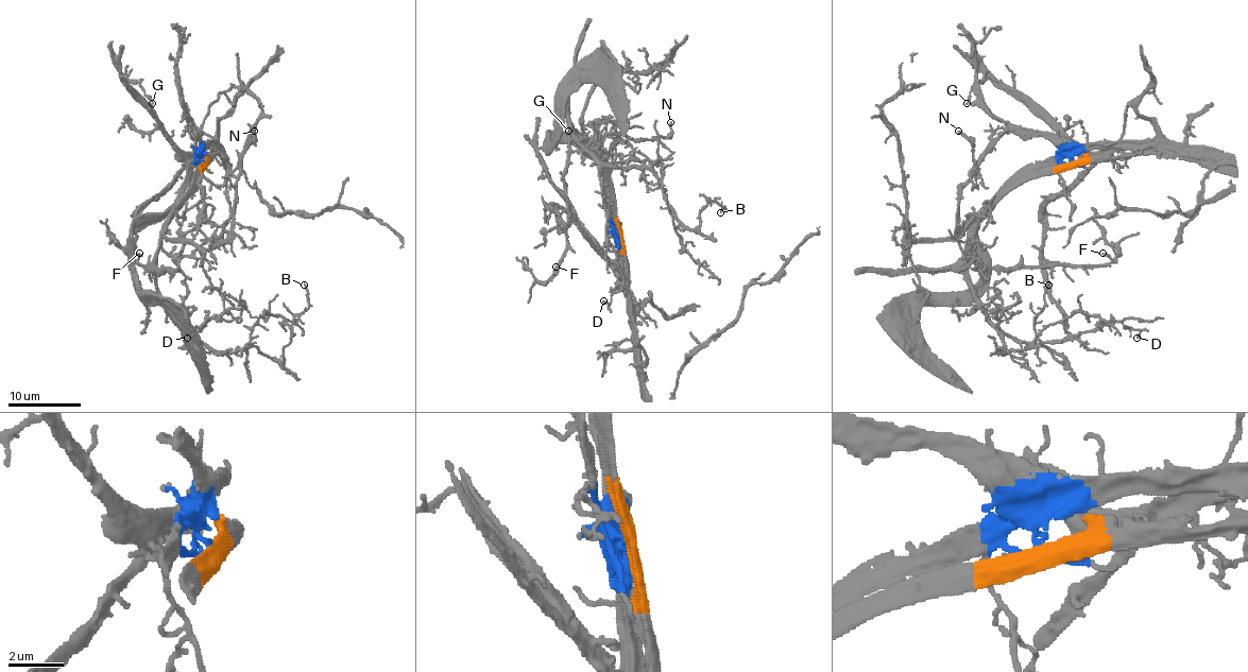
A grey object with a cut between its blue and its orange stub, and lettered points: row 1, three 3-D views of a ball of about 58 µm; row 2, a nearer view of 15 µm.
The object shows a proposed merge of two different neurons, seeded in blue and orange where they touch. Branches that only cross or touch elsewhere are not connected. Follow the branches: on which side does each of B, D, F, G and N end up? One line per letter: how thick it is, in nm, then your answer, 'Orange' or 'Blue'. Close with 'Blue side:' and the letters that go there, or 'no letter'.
B: Thickness 150 nm. Orange
D: Thickness 130 nm. Orange
F: Thickness 180 nm. Orange
G: Thickness 130 nm. Blue
N: Thickness 190 nm. Blue
Blue side: G, N

